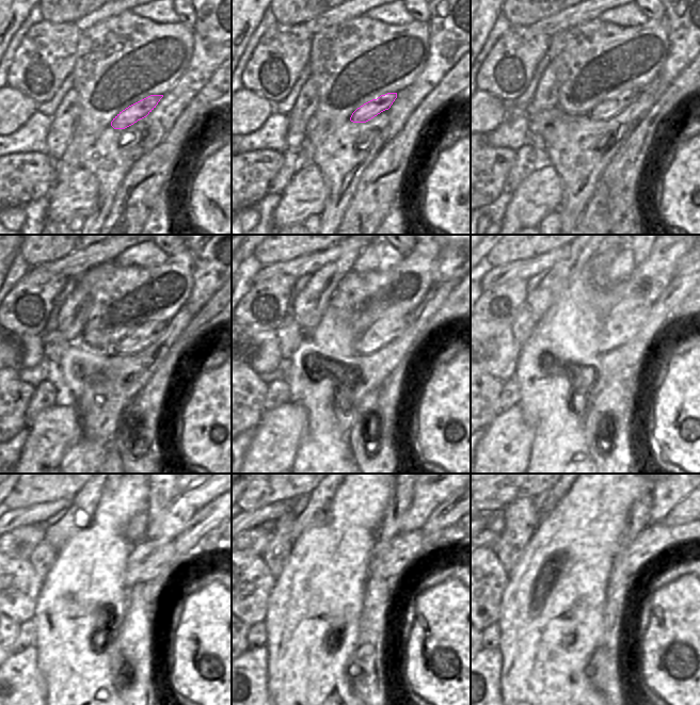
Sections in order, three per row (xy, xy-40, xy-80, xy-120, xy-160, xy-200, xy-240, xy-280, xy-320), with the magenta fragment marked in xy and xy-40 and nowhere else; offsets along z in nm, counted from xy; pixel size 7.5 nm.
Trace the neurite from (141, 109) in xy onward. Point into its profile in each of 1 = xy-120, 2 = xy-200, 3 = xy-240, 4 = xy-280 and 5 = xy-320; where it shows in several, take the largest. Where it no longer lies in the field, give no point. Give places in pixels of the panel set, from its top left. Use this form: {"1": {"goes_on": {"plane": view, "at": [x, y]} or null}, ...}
{"1": {"goes_on": {"plane": "xy-120", "at": [145, 335]}}, "2": {"goes_on": {"plane": "xy-200", "at": [617, 329]}}, "3": {"goes_on": {"plane": "xy-240", "at": [148, 558]}}, "4": {"goes_on": {"plane": "xy-280", "at": [390, 557]}}, "5": {"goes_on": {"plane": "xy-320", "at": [655, 541]}}}

